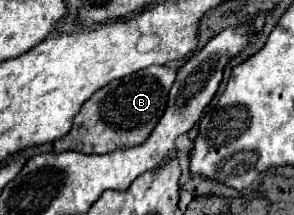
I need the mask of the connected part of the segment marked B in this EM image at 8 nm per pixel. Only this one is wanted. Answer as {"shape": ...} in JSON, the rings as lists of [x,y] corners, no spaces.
{"shape":[[[149,66],[137,74],[127,76],[127,86],[125,80],[117,80],[101,88],[91,100],[83,104],[81,112],[73,120],[75,126],[71,132],[53,142],[53,152],[59,154],[65,150],[75,150],[83,154],[107,154],[117,148],[143,144],[165,112],[169,88],[173,86],[175,76],[177,68]]]}

